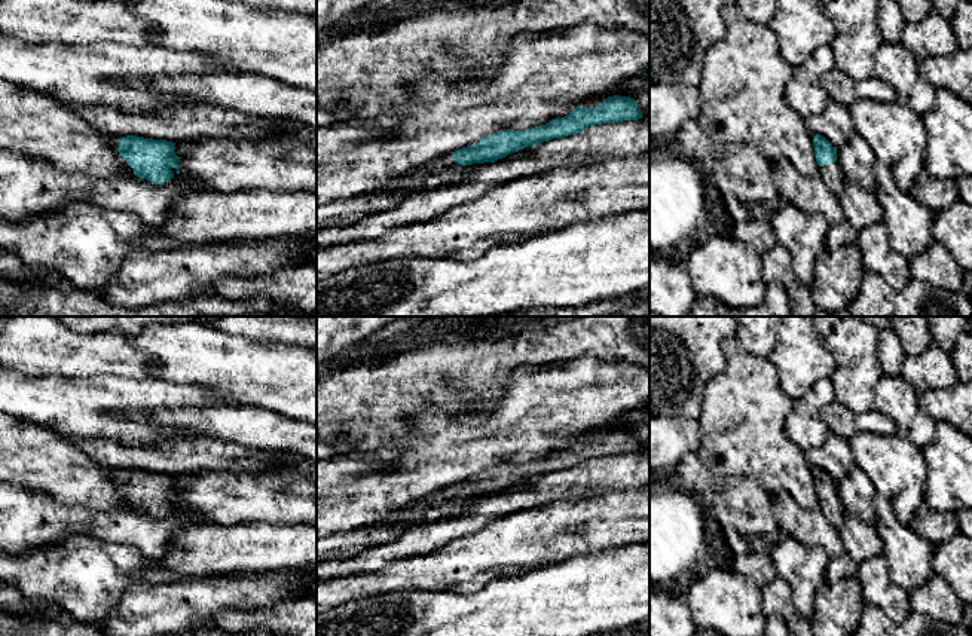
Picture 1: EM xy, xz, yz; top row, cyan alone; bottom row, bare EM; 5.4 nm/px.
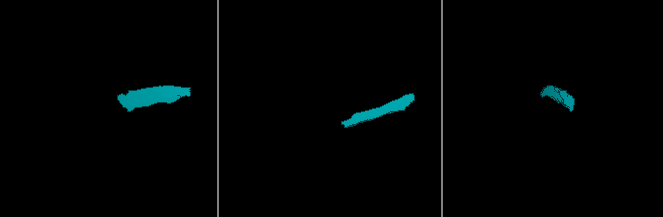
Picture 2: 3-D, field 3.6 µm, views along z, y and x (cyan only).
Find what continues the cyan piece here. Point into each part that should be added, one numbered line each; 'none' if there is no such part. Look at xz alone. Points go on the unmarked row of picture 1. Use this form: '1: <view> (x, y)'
1: xz (412, 514)

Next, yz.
1: yz (833, 508)

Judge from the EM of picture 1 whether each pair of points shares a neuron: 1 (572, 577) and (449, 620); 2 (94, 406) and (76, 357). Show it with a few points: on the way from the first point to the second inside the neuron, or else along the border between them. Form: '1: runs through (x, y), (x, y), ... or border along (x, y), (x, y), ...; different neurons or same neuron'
1: runs through (541, 605), (506, 611), (480, 620); same neuron
2: border along (49, 375), (67, 378), (118, 376); different neurons

